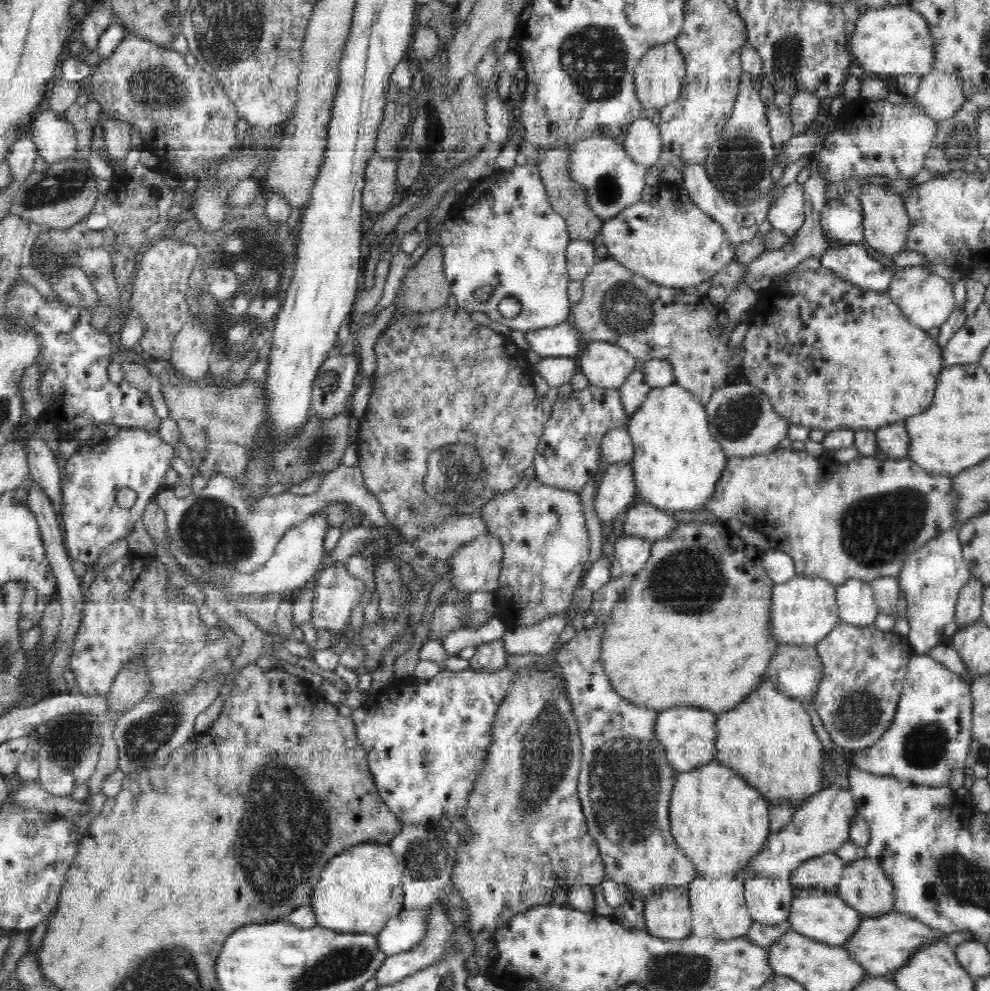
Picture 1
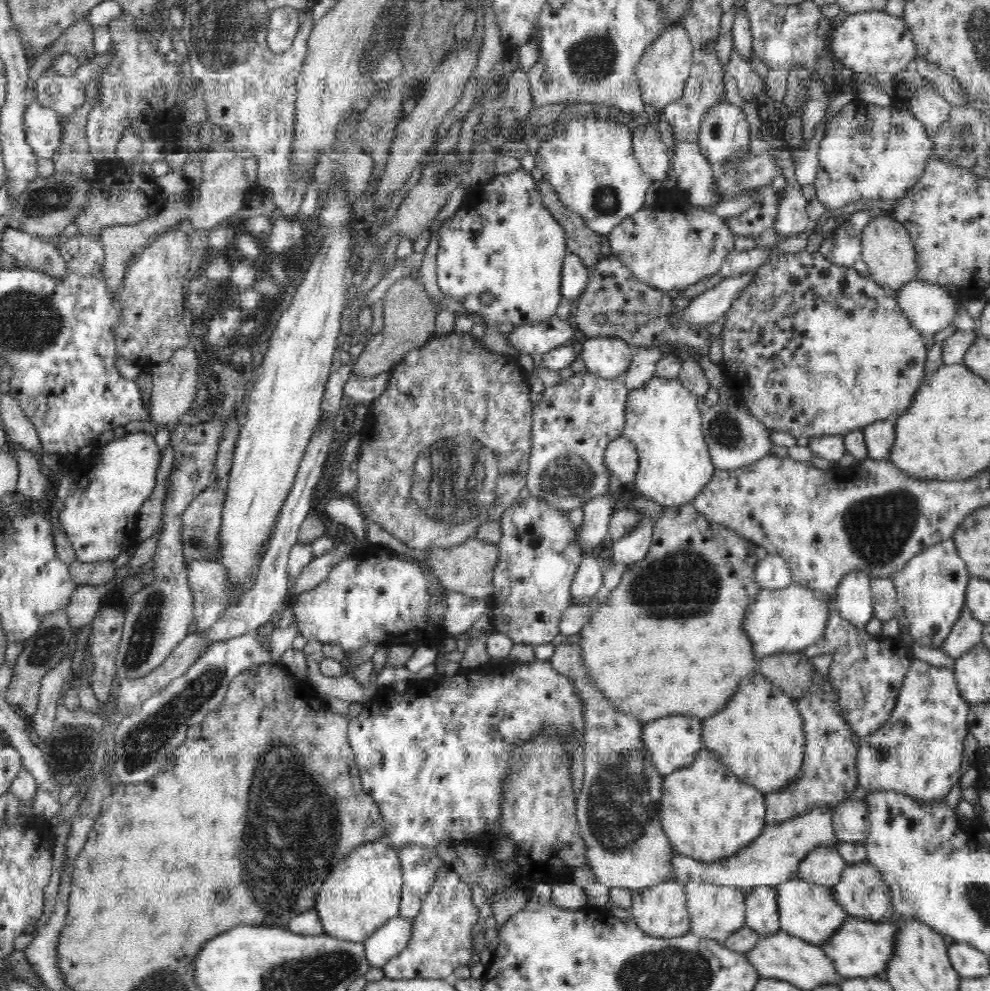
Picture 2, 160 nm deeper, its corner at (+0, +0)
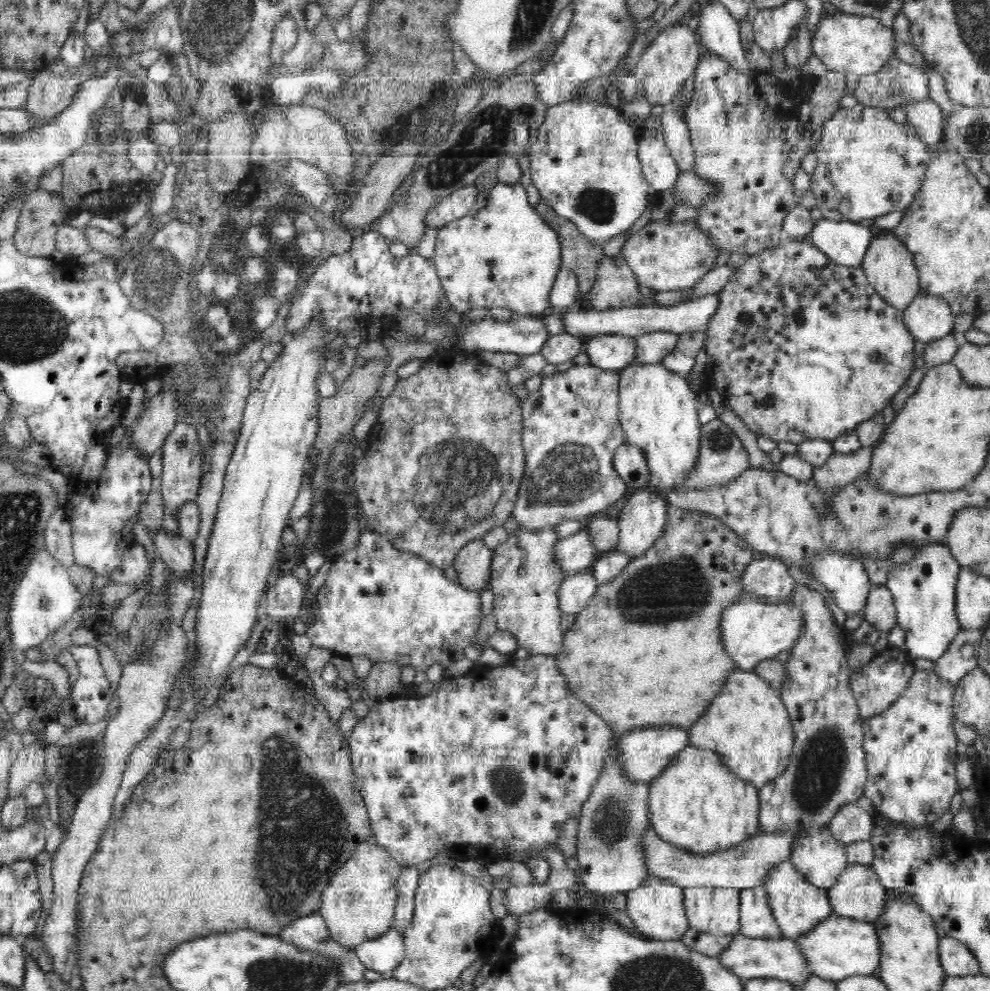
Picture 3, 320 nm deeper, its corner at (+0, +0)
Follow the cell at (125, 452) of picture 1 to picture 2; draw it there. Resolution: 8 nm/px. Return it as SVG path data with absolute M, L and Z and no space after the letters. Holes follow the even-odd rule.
M145 431L126 433L126 436L116 440L115 438L100 448L100 452L94 456L94 464L82 466L82 482L79 481L78 472L74 472L74 482L59 483L56 506L59 514L58 520L66 537L70 539L70 545L80 562L92 563L98 560L115 560L124 550L128 550L137 540L137 517L140 507L145 499L153 492L158 480L158 470L162 462L162 452L154 441L154 436Z

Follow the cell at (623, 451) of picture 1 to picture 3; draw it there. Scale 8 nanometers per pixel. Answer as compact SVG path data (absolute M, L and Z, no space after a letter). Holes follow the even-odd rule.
M624 443L615 450L612 464L628 488L649 489L648 465L645 464L644 451L639 446Z

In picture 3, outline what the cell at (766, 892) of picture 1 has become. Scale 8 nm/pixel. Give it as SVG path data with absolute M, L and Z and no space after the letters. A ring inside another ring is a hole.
M764 888L744 889L740 892L739 933L748 938L783 938L769 905Z

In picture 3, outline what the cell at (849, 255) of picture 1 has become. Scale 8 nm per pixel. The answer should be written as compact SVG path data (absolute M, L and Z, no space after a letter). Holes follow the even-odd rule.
M820 219L807 241L838 265L860 267L873 234L874 229L867 223Z

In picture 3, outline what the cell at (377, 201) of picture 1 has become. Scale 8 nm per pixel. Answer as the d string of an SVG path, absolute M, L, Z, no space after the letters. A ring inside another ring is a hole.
M300 102L284 116L270 114L256 131L259 134L251 145L251 164L264 167L272 164L274 160L294 158L308 162L310 166L326 174L331 180L330 187L333 193L344 192L351 186L356 162L352 146L348 143L347 131L344 127L339 122L333 121L327 113L316 107L303 106Z

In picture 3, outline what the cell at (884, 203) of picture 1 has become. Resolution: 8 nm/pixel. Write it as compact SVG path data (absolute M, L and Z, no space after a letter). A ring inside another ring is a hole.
M874 230L872 242L868 244L868 252L865 254L861 268L868 278L868 283L872 284L892 306L903 311L920 294L919 273L916 269L914 255L896 237L895 233L890 233L890 231L880 233L879 231L881 230Z

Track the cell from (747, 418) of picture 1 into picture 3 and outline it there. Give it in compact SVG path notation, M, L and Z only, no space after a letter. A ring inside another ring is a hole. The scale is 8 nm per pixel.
M716 418L710 421L709 423L706 423L704 426L702 425L701 434L702 436L701 436L701 441L699 446L699 460L698 460L698 464L696 464L696 470L694 470L694 472L692 472L692 474L690 474L688 478L686 478L686 482L684 482L684 488L680 488L680 490L682 489L694 490L694 488L697 487L700 487L701 489L702 487L707 487L712 483L728 483L730 479L736 478L737 475L742 474L744 470L748 470L748 468L750 467L749 460L748 460L748 452L746 452L746 449L744 448L744 446L742 446L740 439L730 430L730 428L728 428L728 426L726 426L726 424L722 422L720 418Z

